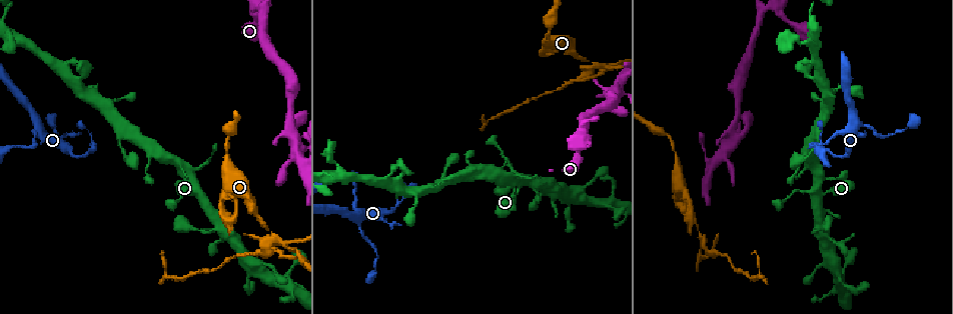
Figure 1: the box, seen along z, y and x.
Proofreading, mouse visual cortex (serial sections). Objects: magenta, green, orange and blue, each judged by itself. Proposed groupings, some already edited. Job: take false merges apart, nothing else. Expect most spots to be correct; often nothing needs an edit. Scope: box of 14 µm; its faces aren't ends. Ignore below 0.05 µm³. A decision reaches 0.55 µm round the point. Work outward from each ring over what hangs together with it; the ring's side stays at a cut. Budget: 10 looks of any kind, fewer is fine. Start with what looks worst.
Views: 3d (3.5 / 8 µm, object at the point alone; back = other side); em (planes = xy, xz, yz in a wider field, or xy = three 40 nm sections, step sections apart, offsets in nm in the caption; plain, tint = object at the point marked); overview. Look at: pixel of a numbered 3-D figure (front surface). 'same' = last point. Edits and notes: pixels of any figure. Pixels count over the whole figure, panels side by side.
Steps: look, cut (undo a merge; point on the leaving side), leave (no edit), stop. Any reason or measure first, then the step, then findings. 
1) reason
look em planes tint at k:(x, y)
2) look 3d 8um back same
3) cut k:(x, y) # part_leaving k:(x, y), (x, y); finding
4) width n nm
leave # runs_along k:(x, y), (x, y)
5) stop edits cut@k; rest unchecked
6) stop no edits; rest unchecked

two arms at a narrow angle
look 3d 3.5um at 1:(701, 237)

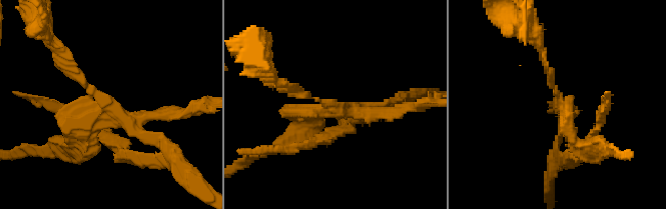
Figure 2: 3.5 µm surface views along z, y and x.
need the tissue
look em xy step 3 tint at 2:(329, 109)

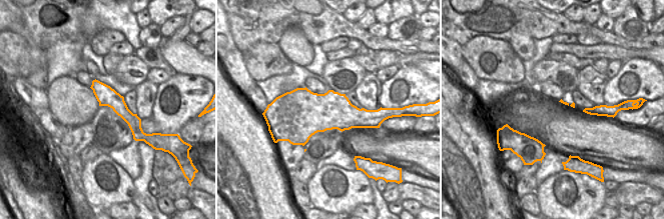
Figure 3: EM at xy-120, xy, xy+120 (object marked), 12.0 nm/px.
leave # runs_along 2:(543, 56), (566, 132), (589, 148); all the same cell

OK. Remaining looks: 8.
thick turns thin
look 3d 3.5um at 1:(858, 125)

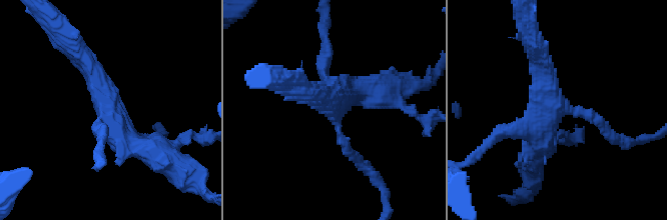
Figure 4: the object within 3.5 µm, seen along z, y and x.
arms 4; arm_widths 150, 200, 300, 400 nm; now the EM
look em planes tint at 4:(561, 110)

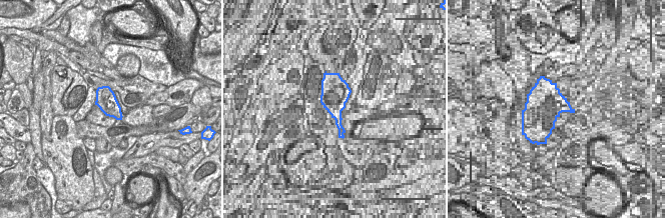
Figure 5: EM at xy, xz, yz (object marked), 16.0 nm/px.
another direction
look em xy step 3 tint same

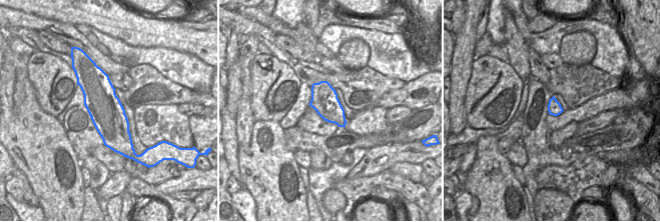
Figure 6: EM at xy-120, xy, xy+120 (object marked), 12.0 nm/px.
leave # runs_along 4:(540, 149), (553, 109), (594, 115), (612, 137); one cell here

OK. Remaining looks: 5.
sudden change in width
look 3d 3.5um at 1:(76, 158)

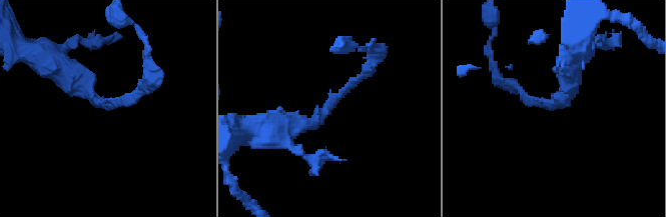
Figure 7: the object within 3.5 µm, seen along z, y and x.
arm_widths 150, 350 nm
look em xy step 1 tint at 7:(558, 101)

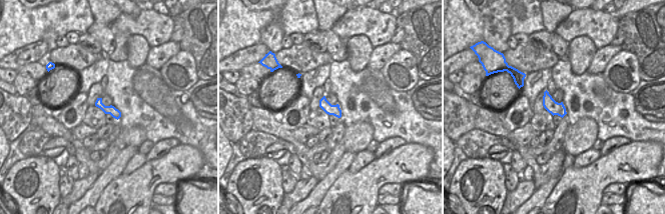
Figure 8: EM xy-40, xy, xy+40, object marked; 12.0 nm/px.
width 130 nm
leave # runs_along 7:(275, 124), (308, 124), (371, 68); one cell here

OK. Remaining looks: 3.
sharp bend
look 3d 3.5um at 1:(225, 218)

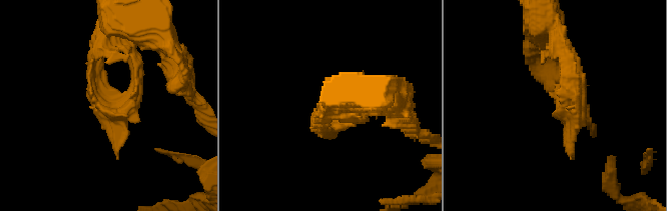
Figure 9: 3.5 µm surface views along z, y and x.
look em planes tint at 9:(109, 104)

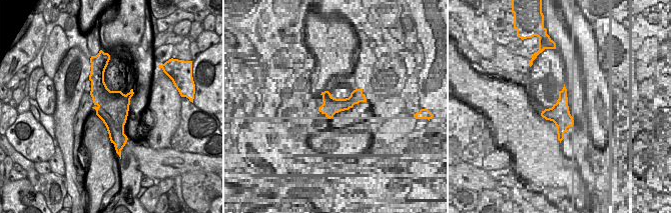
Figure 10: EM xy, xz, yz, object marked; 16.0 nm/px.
leave # runs_along 9:(98, 44), (95, 93), (123, 112), (138, 87); one cell here

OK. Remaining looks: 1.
stop no edits; rest unchecked

